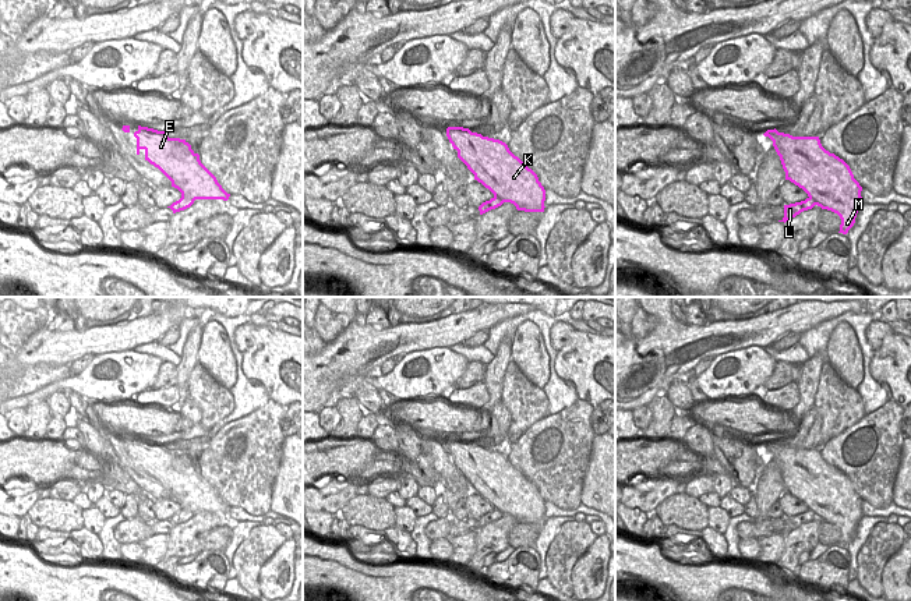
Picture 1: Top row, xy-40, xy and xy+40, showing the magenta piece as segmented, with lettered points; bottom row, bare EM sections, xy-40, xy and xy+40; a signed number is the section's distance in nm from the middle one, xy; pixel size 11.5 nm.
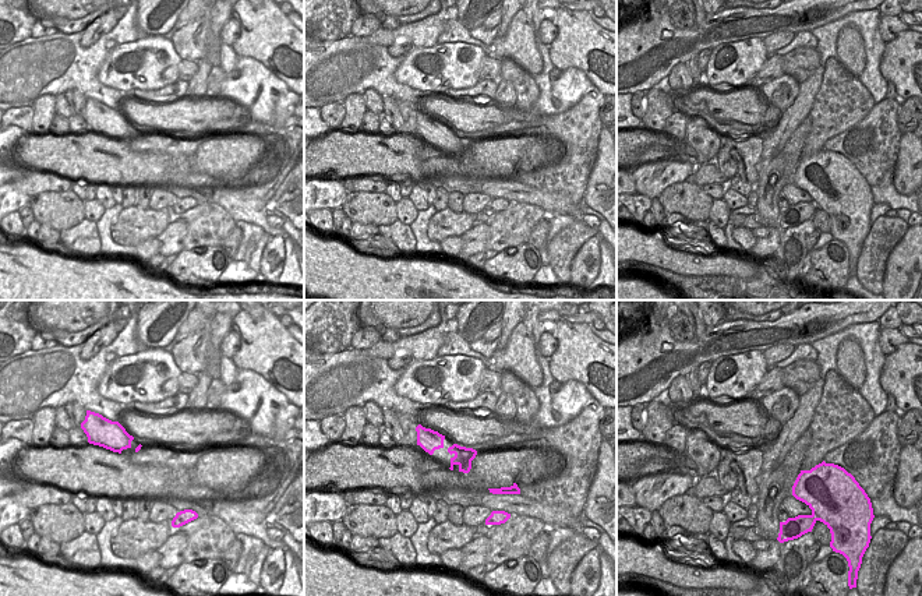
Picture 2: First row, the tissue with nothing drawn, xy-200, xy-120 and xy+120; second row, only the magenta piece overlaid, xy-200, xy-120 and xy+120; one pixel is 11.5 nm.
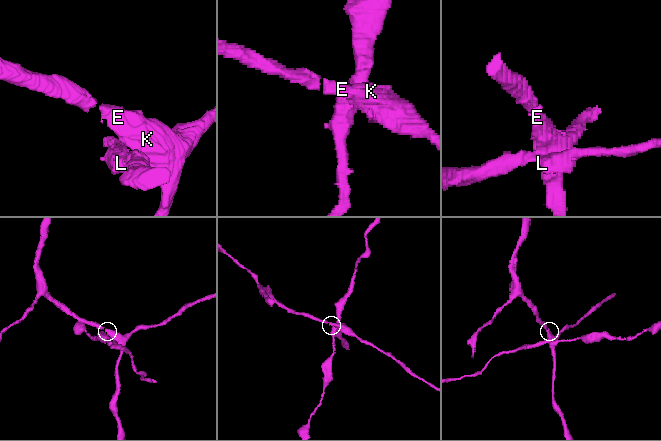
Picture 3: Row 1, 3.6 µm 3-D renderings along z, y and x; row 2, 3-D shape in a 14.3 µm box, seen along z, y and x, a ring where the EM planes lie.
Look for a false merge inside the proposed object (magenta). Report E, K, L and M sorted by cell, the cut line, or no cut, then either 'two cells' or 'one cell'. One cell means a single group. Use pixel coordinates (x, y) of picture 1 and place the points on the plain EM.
E K M / L; cut in xy-40 along (182, 506), (190, 508), (194, 512); two cells

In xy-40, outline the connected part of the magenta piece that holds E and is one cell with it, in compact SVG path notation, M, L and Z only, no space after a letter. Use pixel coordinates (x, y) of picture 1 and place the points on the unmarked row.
M138 438L137 467L145 463L145 473L158 480L181 508L195 512L223 512L227 506L216 489L201 476L199 467L186 452L169 450L167 443Z

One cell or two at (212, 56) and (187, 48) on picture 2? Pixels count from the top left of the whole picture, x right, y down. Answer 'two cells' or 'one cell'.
one cell

